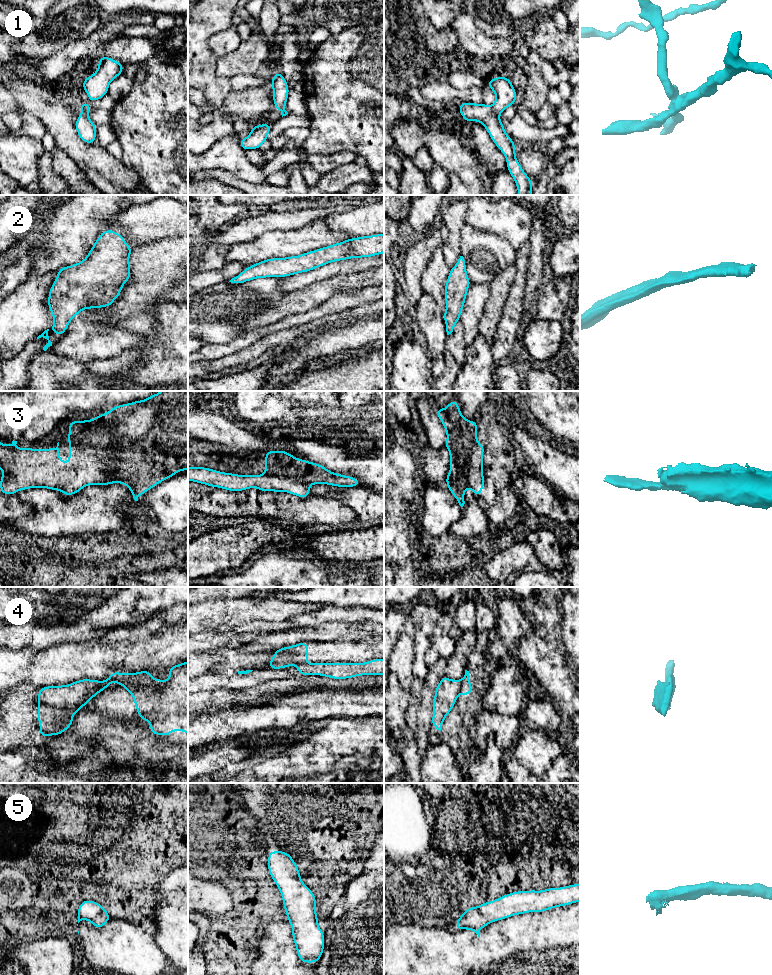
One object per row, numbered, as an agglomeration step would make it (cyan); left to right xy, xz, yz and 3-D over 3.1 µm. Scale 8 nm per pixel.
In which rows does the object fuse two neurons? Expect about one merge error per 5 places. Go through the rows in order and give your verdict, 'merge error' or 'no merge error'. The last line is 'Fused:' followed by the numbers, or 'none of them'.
1: merge error
2: no merge error
3: no merge error
4: merge error
5: no merge error
Fused: 1, 4

